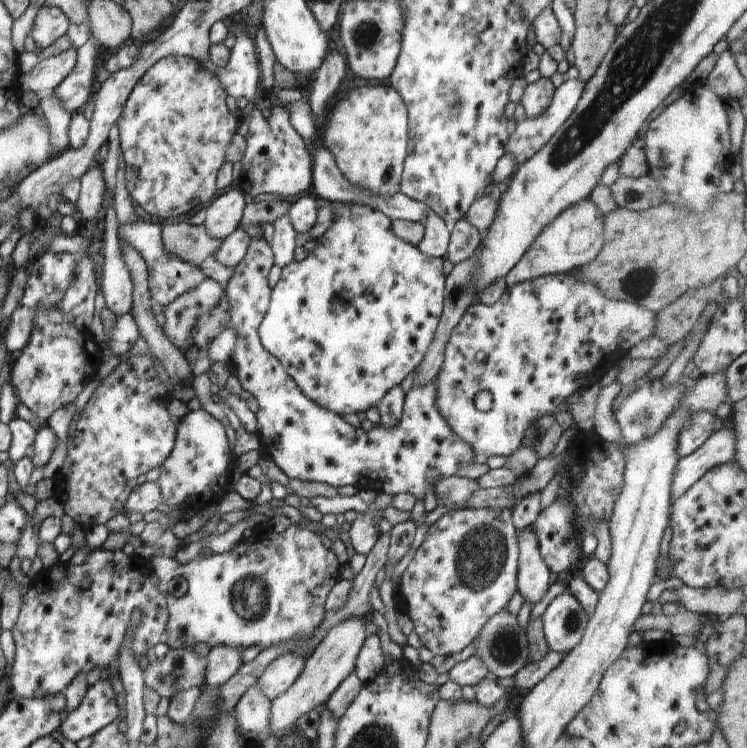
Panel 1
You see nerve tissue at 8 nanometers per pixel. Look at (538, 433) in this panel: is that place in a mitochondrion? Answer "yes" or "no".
yes

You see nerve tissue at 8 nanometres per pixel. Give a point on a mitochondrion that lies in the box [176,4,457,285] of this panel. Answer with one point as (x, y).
(366, 33)

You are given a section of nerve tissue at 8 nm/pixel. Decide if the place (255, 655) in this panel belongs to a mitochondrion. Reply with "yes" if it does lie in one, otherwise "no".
no

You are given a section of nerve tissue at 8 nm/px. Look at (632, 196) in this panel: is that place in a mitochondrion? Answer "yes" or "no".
no

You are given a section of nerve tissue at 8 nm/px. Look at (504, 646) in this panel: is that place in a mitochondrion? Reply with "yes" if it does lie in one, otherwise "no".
yes

